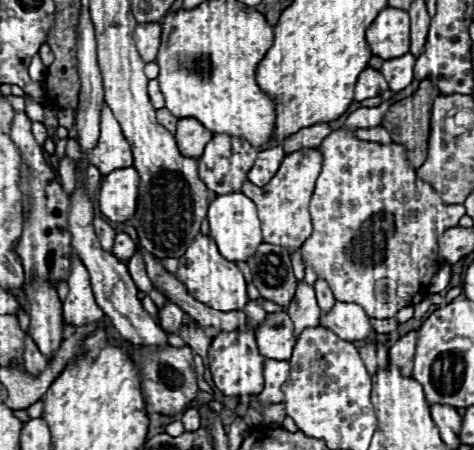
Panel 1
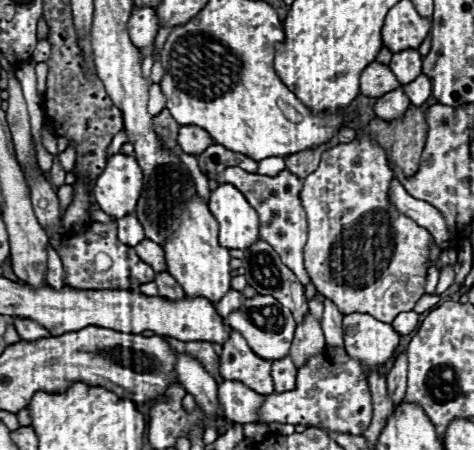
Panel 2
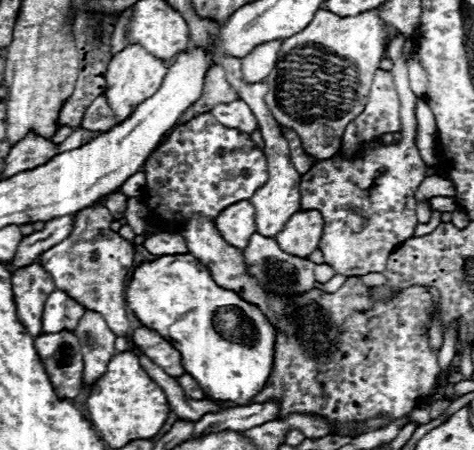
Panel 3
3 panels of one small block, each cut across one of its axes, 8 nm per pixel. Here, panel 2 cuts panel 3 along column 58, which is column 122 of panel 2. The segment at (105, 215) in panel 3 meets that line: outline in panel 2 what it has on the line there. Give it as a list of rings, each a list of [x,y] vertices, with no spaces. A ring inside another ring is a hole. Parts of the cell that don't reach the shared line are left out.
[[[112,218],[110,222],[102,224],[102,222],[92,222],[86,232],[80,232],[74,238],[64,238],[58,254],[62,258],[64,264],[64,282],[72,288],[80,288],[80,290],[138,290],[140,284],[152,282],[154,280],[154,270],[142,262],[136,254],[134,248],[122,244],[116,238],[116,220]],[[96,254],[108,254],[112,258],[112,266],[110,270],[98,271],[95,266]]]

